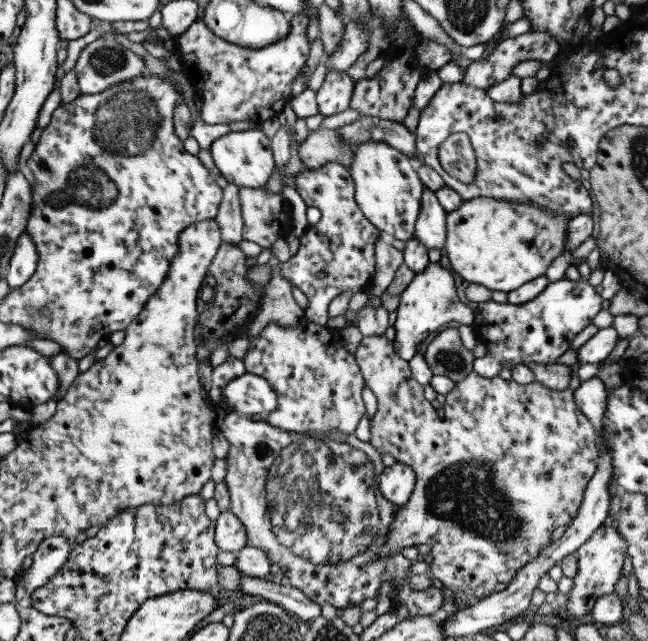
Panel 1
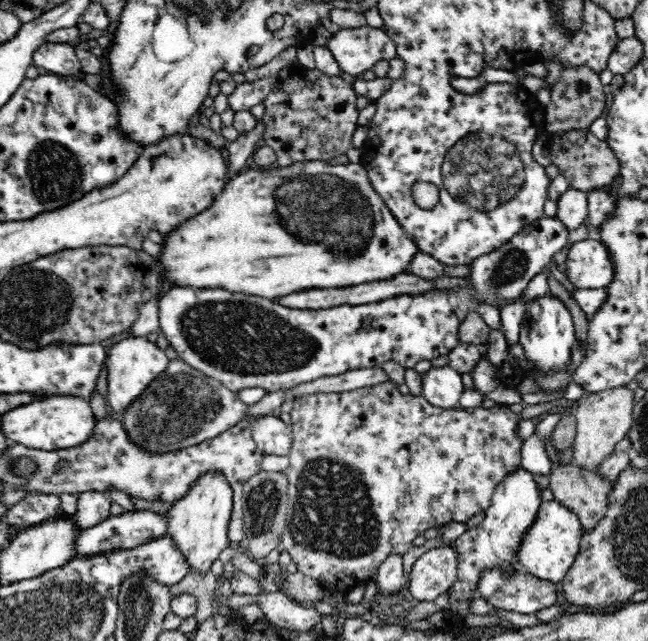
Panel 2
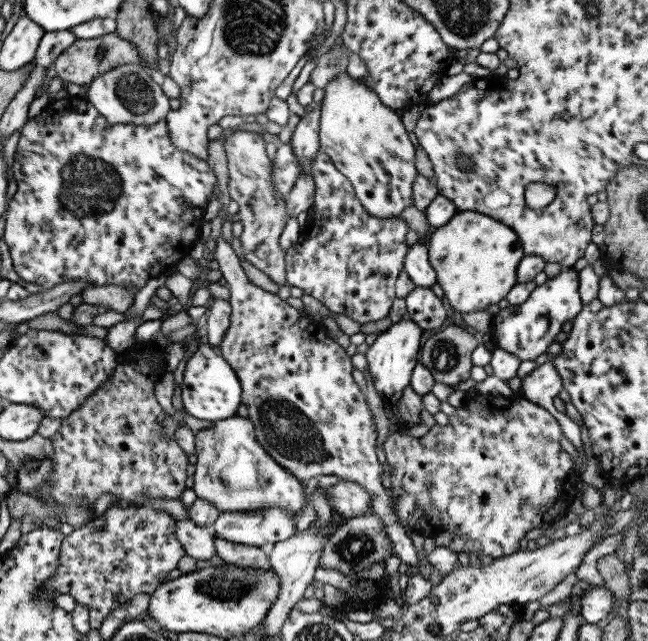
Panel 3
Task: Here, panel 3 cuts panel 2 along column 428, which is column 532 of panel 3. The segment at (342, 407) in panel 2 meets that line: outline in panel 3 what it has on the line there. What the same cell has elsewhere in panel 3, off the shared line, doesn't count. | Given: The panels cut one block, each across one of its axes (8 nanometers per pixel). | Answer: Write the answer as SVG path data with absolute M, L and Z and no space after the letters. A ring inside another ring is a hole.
M477 393L472 398L467 398L463 405L456 409L454 415L449 416L448 425L434 425L427 434L422 437L410 437L405 433L410 427L399 424L400 429L392 433L383 444L383 451L387 458L387 464L391 467L391 486L390 494L393 496L394 510L398 516L400 526L408 532L419 532L423 538L432 538L436 542L436 547L448 548L456 554L470 554L475 560L481 556L491 556L492 559L504 558L514 552L520 551L520 540L526 536L529 530L535 528L549 527L556 520L570 515L571 504L579 496L580 492L576 486L577 477L575 475L572 457L562 449L560 439L564 436L558 421L550 412L540 404L534 404L524 397L515 395L506 397L503 395L484 395Z

